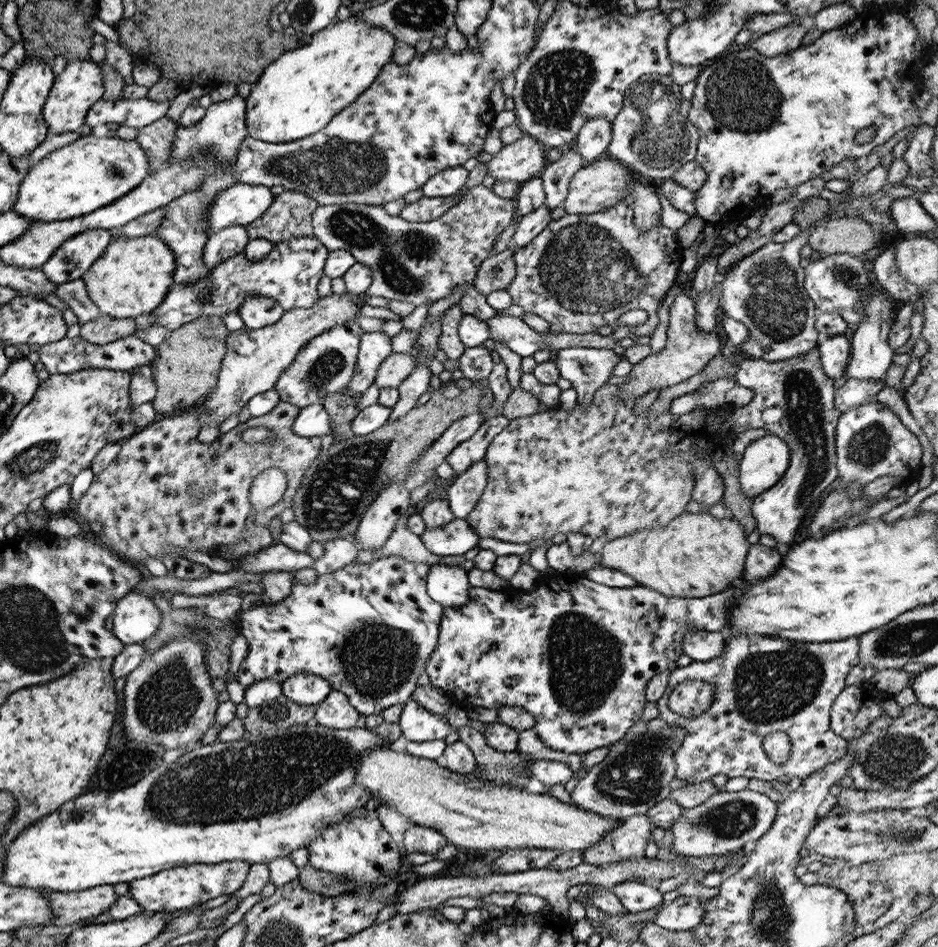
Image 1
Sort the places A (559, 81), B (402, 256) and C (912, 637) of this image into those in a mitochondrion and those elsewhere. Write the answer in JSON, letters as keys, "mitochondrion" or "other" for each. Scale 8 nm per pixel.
{"A":"mitochondrion","B":"mitochondrion","C":"mitochondrion"}

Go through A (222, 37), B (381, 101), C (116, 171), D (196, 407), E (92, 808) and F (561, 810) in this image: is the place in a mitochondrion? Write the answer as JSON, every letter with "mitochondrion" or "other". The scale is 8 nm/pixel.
{"A":"other","B":"other","C":"mitochondrion","D":"other","E":"other","F":"other"}

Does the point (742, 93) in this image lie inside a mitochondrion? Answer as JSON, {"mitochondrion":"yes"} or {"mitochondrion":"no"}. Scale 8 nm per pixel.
{"mitochondrion":"yes"}

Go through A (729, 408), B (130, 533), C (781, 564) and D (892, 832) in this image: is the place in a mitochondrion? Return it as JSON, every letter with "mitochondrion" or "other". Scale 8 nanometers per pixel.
{"A":"other","B":"other","C":"other","D":"mitochondrion"}

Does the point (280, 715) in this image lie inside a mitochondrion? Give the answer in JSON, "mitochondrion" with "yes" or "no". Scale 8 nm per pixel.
{"mitochondrion":"yes"}

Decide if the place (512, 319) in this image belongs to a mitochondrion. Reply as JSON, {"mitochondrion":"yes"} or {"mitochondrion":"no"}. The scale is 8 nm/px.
{"mitochondrion":"no"}

